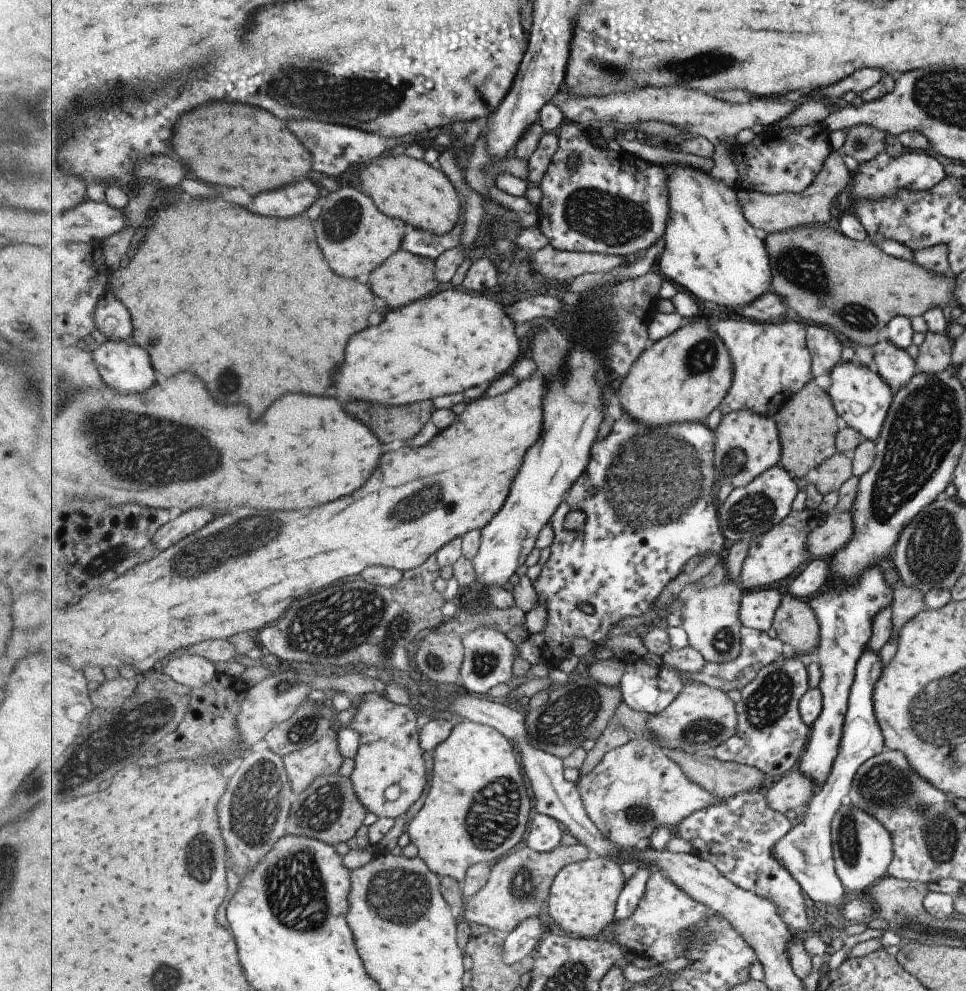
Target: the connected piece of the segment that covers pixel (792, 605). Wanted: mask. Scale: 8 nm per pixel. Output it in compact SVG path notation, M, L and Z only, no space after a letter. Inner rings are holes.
M785 594L773 628L785 644L785 657L799 654L805 662L812 659L818 645L818 624L808 601Z

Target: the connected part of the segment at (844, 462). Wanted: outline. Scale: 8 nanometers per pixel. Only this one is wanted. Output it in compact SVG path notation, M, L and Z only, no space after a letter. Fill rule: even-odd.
M837 453L817 467L814 486L819 494L825 495L837 491L851 475L850 455Z

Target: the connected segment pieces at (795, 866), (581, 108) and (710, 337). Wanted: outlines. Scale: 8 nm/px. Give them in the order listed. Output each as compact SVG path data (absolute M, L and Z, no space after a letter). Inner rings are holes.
M865 646L859 662L857 662L851 693L848 696L848 712L844 718L843 733L840 745L837 746L836 759L832 763L831 773L826 782L818 788L806 809L804 820L793 828L774 849L776 859L792 872L797 882L807 894L810 902L821 903L840 909L844 906L845 892L834 872L834 863L830 850L830 825L838 809L842 806L857 770L870 757L882 752L884 744L877 728L872 709L871 694L873 684L881 672L879 668L879 652L873 652Z
M669 86L669 88L643 88L639 92L625 92L625 94L605 94L605 96L583 96L583 94L573 94L565 92L559 88L555 94L555 102L558 107L565 112L567 120L581 124L585 130L589 128L601 128L605 124L618 124L631 126L633 122L667 122L675 124L677 128L687 130L691 137L703 136L711 142L714 151L711 158L714 166L708 171L709 176L715 180L720 180L727 186L737 185L738 169L735 164L735 157L732 154L733 146L729 146L729 138L735 138L739 130L747 129L761 135L765 127L773 127L777 120L789 118L799 105L778 97L752 97L751 102L743 104L731 104L725 100L715 98L713 94L705 91L693 90L685 86Z
M702 318L689 319L685 325L674 334L669 337L663 338L654 344L653 347L646 349L640 356L639 359L633 364L629 375L625 377L620 384L618 395L619 408L621 412L628 413L628 416L637 423L640 423L645 427L669 427L670 425L681 425L682 423L701 423L705 422L709 418L709 414L720 406L720 403L724 401L725 396L731 389L732 381L734 376L734 369L732 366L732 359L728 352L728 347L720 340L720 337L714 332L713 326L707 326L707 322Z

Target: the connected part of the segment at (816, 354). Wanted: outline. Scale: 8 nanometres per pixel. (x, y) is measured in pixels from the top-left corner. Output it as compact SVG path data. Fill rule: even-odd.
M808 324L807 344L812 379L817 376L827 376L831 372L831 368L839 361L842 348L835 332L831 332L827 326Z

